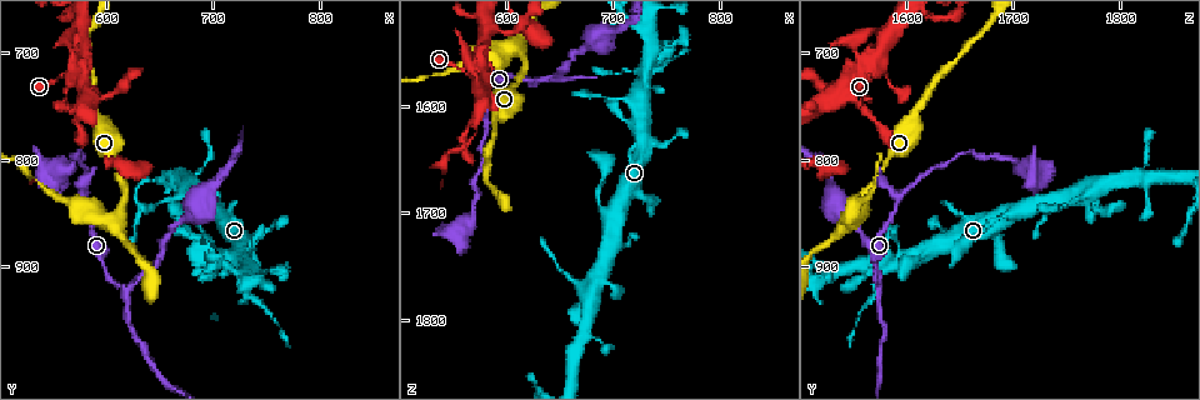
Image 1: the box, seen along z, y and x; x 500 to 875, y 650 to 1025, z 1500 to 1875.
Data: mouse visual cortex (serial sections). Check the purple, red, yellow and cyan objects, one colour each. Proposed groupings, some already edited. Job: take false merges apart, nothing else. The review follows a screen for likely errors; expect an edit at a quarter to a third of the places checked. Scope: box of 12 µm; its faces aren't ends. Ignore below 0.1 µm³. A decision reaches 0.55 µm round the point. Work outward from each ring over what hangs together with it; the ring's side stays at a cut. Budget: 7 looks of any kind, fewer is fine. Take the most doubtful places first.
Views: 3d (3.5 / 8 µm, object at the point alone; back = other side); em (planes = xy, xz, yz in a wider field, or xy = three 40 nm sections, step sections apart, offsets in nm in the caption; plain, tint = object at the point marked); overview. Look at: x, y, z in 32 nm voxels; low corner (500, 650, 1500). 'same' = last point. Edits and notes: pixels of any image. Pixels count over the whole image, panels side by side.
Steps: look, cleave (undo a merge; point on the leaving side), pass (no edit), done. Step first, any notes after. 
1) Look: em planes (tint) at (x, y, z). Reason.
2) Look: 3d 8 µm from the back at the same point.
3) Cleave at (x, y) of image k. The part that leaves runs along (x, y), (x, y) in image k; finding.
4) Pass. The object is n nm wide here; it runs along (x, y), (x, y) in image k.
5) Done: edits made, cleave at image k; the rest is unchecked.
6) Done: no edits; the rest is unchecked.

Look: 3d 3.5 µm from the back at (616, 918, 1572). Branch point.

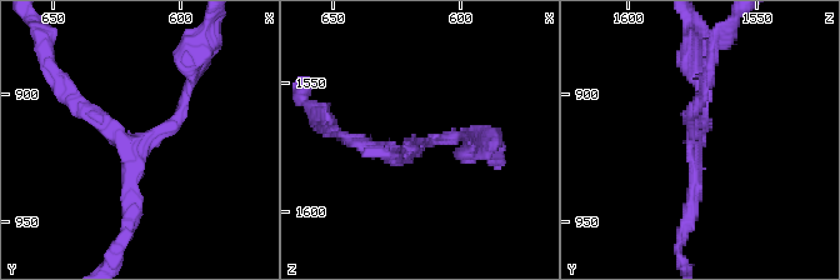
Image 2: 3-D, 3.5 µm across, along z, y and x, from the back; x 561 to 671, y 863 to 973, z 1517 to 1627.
Look: em planes (tint) at (615, 917, 1573). 3 arms meet here; the arms are 150, 200, 200 nm wide; now the EM.

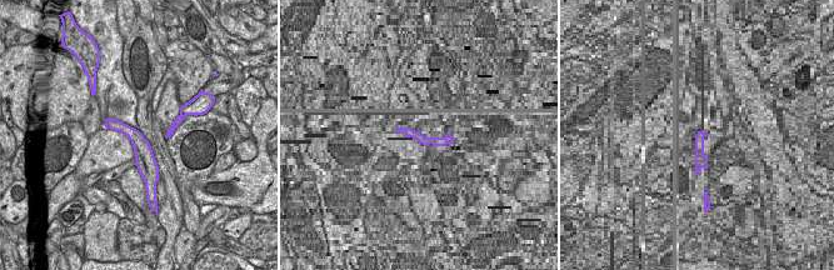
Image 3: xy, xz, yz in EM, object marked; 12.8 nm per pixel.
Cleave at (86, 111) of image 2. A second cell is stuck on.

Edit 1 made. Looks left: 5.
Look: 3d 8 µm at (608, 856, 1548). Abrupt turn.

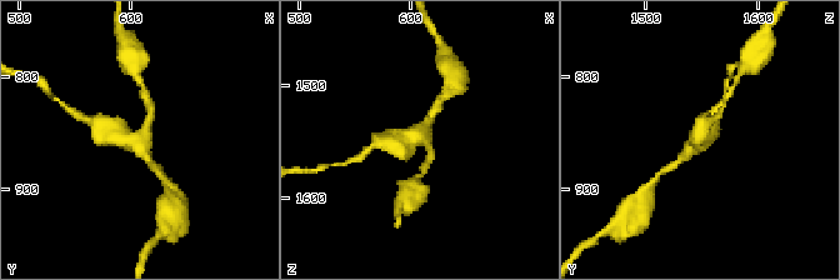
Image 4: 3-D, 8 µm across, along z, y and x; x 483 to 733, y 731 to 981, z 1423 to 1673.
Look: 3d 3.5 µm at (608, 858, 1546).

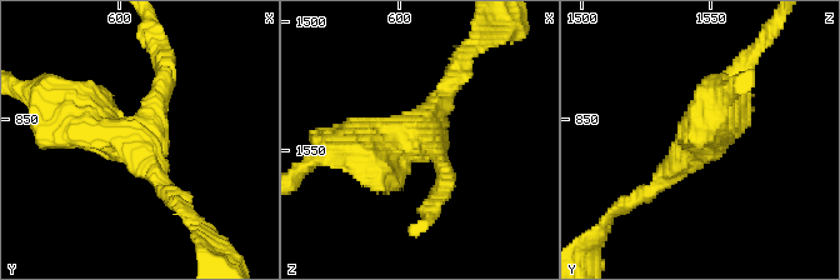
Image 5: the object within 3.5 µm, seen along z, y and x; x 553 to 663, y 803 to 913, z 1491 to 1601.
Pass. It runs along (164, 70), (138, 135), (65, 100) in image 5; one cell here.

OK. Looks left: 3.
Look: 3d 8 µm at (572, 712, 1568). Branch point.

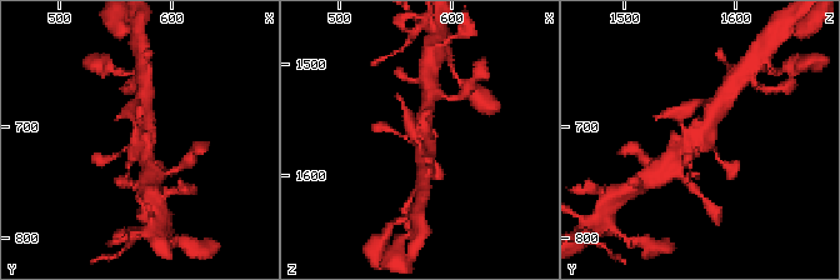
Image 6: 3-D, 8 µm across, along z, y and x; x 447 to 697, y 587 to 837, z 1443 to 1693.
Look: 3d 3.5 µm from the back at (572, 710, 1570). Zoom in.

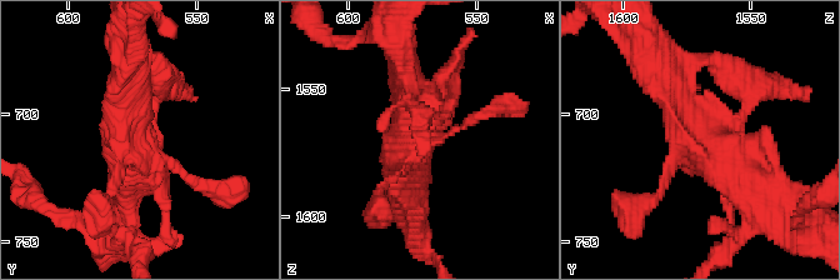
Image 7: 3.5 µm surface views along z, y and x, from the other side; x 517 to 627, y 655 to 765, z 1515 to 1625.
Look: em xy step 5 (tint) at (572, 713, 1570). Now the EM.

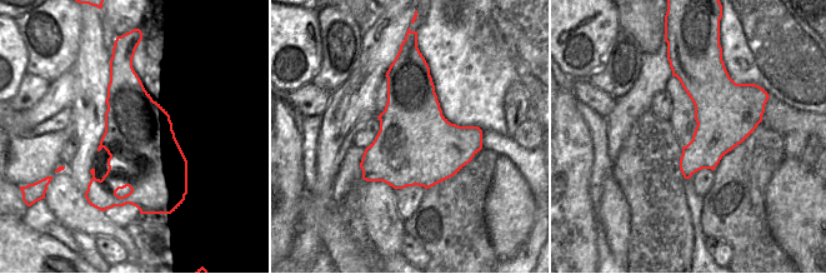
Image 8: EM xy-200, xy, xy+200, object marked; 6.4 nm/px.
Pass. The object is 500 nm wide here; it runs along (483, 113), (421, 138), (406, 70) in image 7; continuous, no second cell.

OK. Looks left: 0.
Done: edits made, cleave at image 2; the rest is unchecked.

